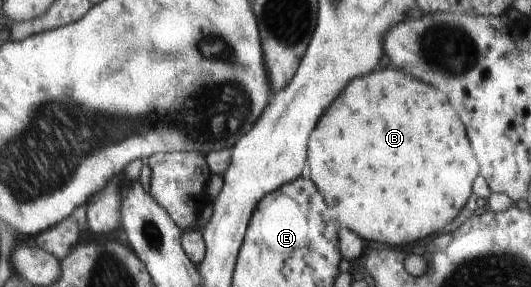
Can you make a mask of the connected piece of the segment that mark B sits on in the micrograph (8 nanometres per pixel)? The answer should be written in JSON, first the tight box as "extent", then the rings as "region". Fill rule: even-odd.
{"extent":[307,68,477,247],"region":[[[378,68],[370,75],[360,76],[351,81],[338,98],[330,104],[329,110],[325,112],[318,126],[314,128],[313,134],[310,135],[307,164],[309,164],[309,179],[314,182],[318,192],[325,198],[327,206],[334,214],[337,226],[351,230],[361,240],[387,244],[387,247],[406,246],[425,240],[425,238],[429,239],[431,234],[443,234],[443,228],[453,222],[471,197],[471,186],[477,176],[475,153],[469,146],[465,128],[463,128],[457,112],[453,110],[451,101],[439,89],[426,82],[417,82],[415,77],[397,68]]]}

